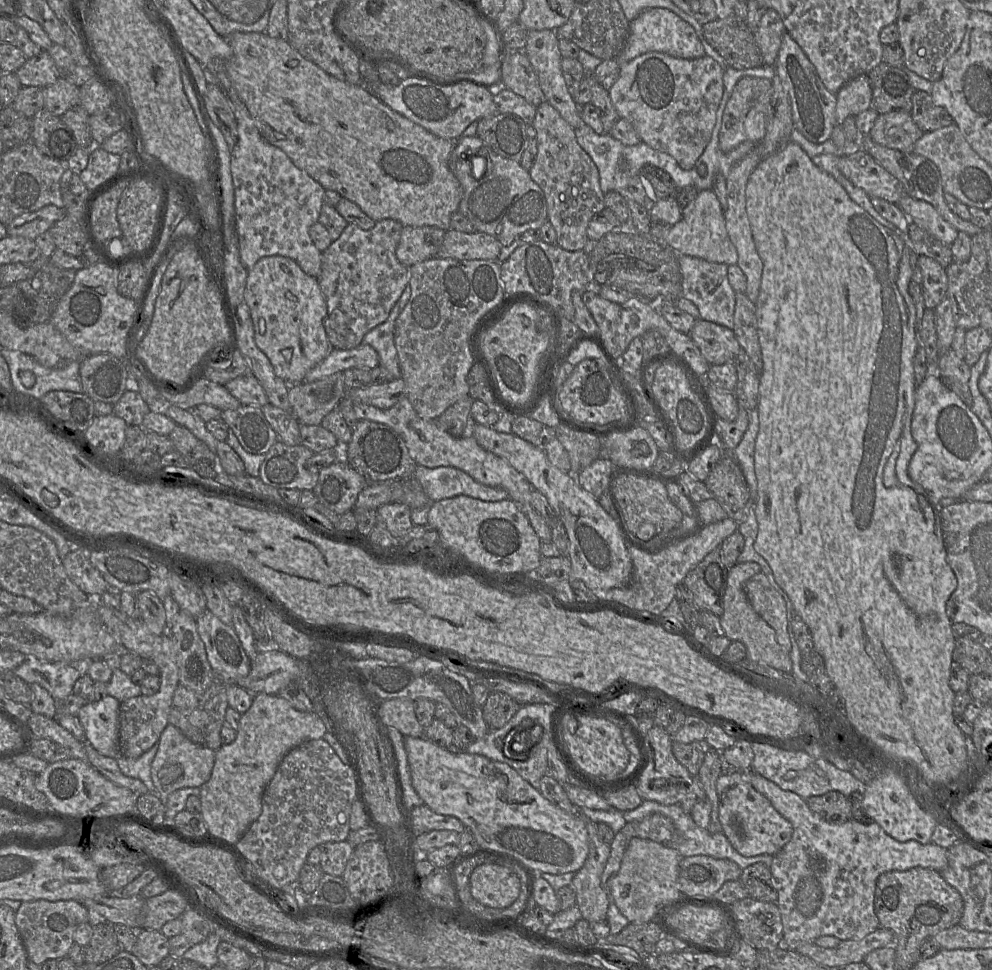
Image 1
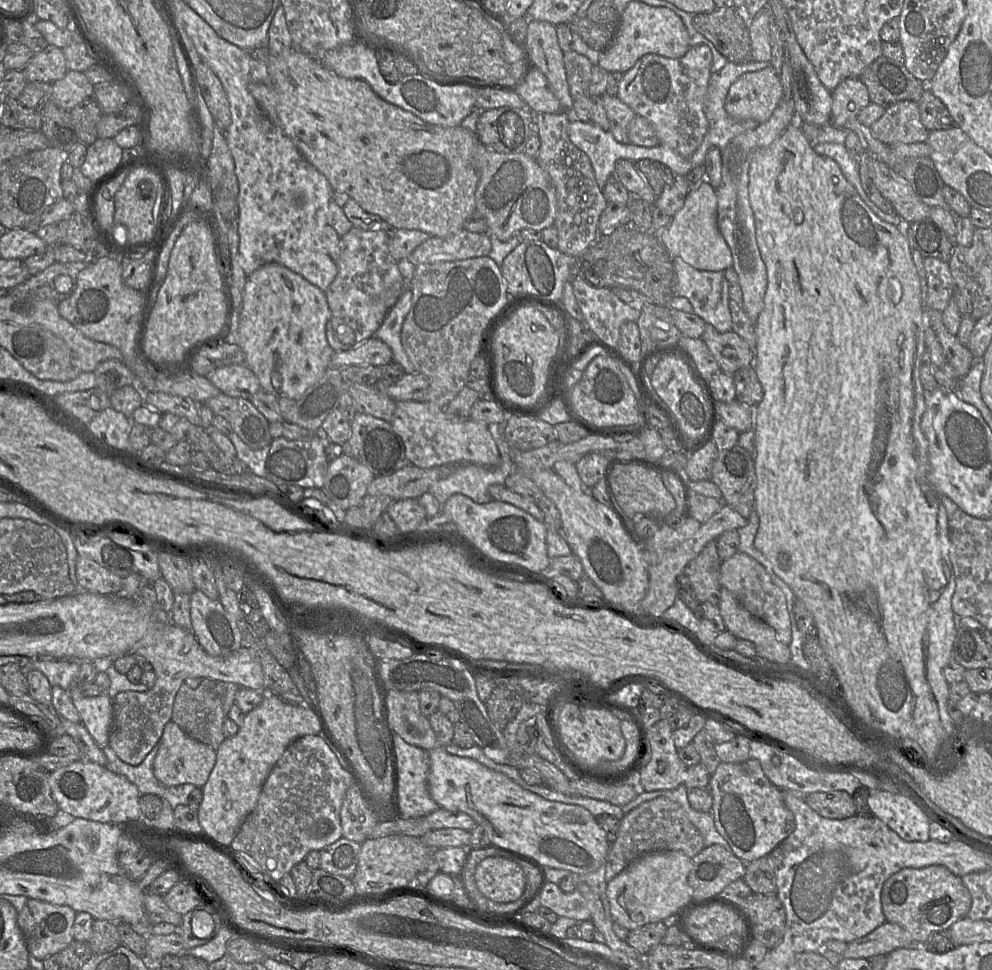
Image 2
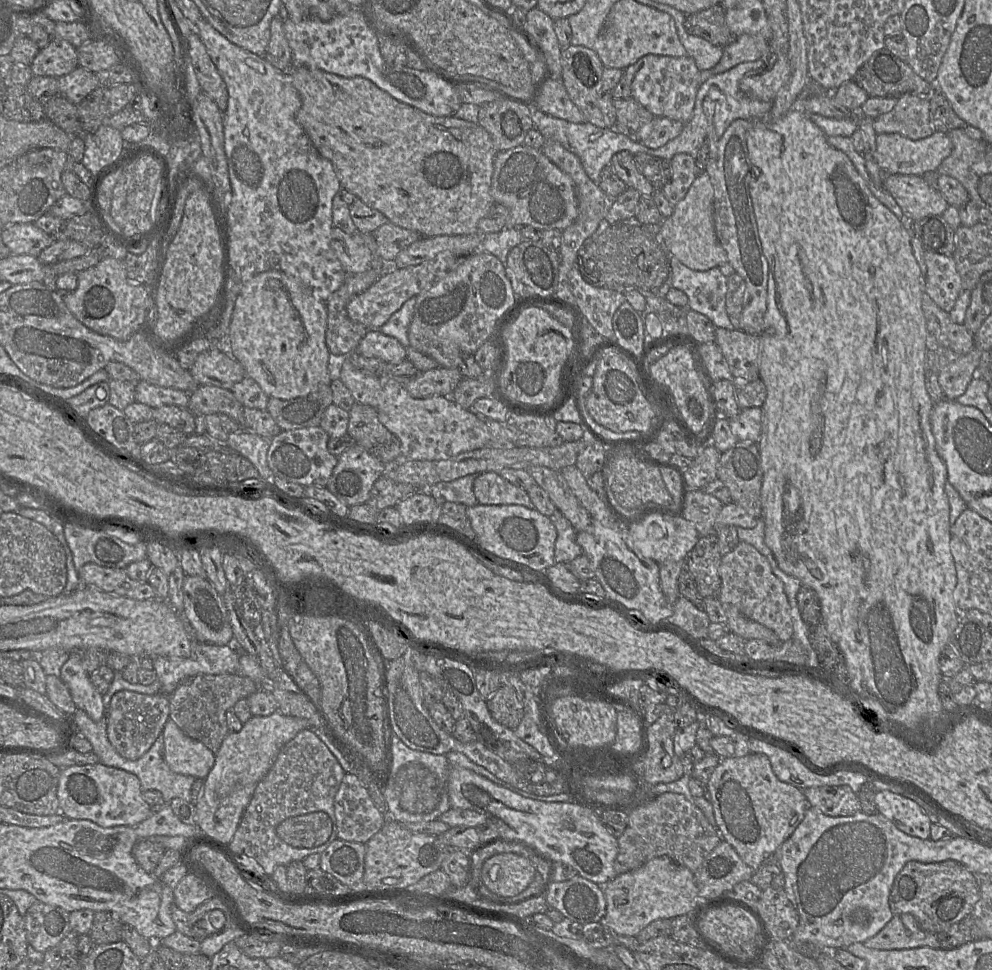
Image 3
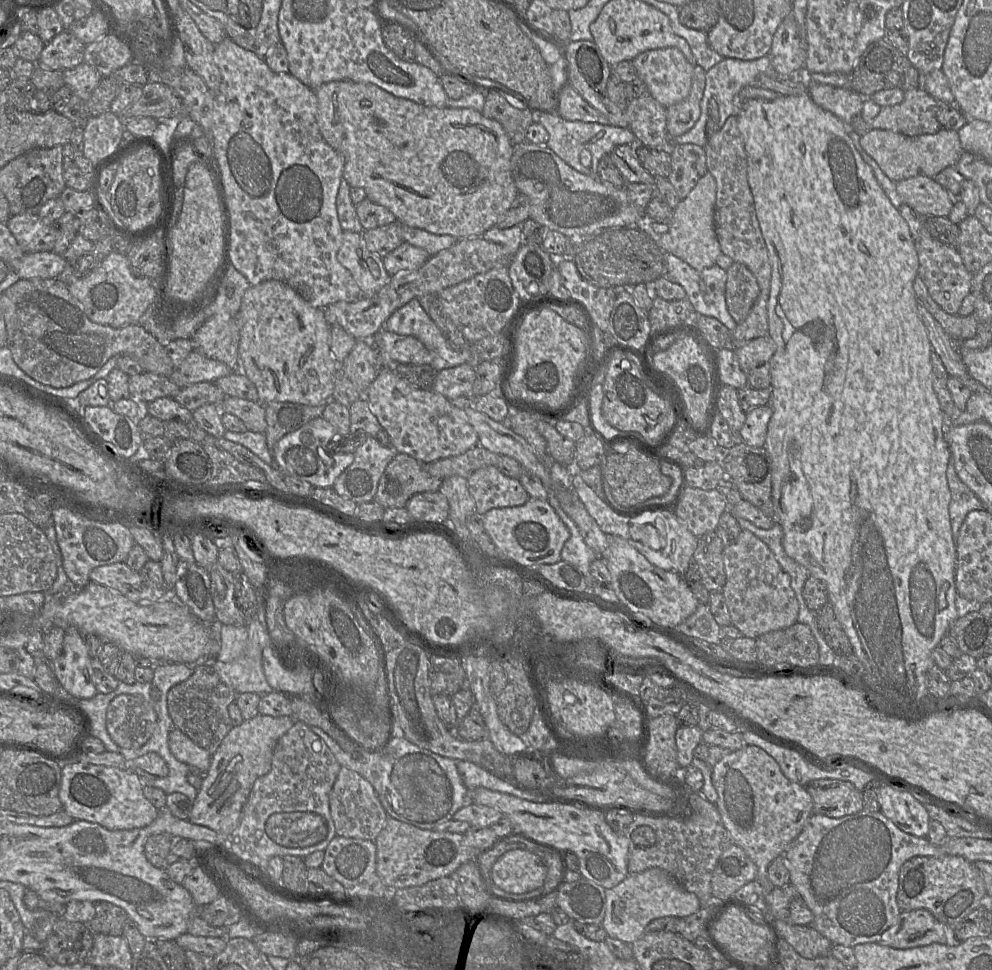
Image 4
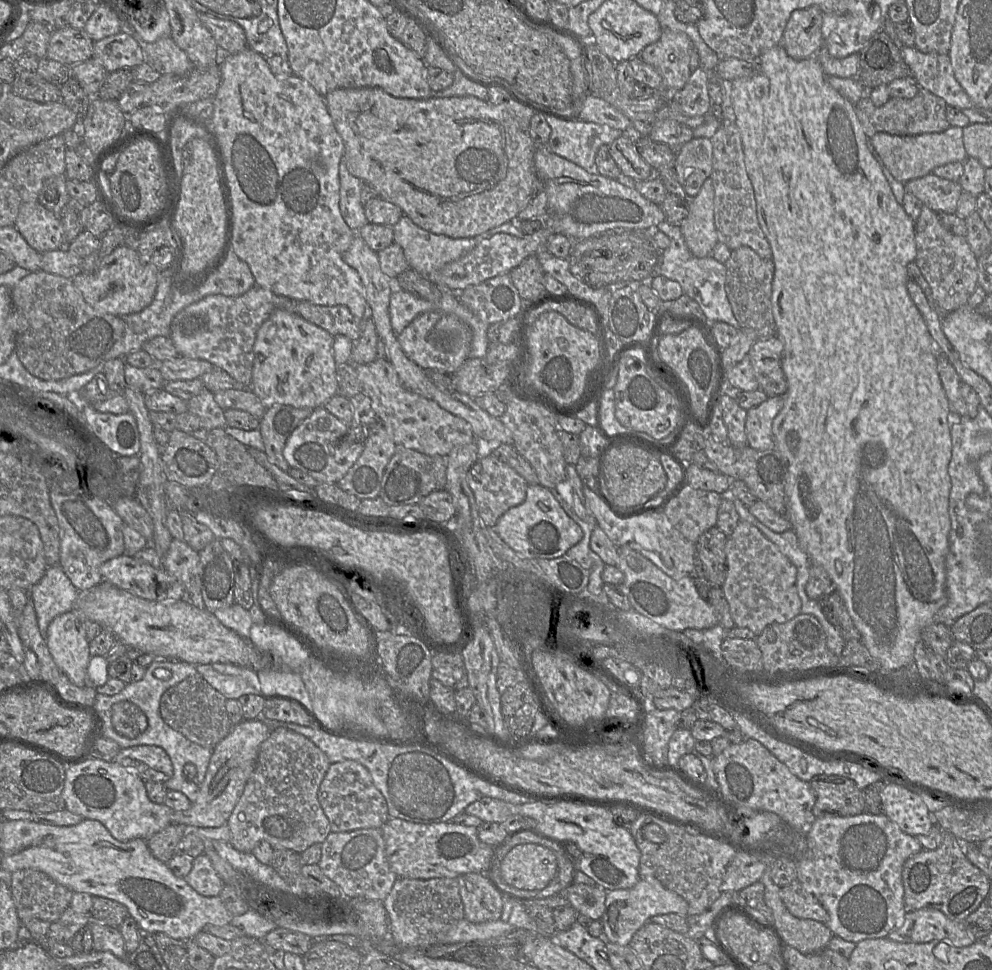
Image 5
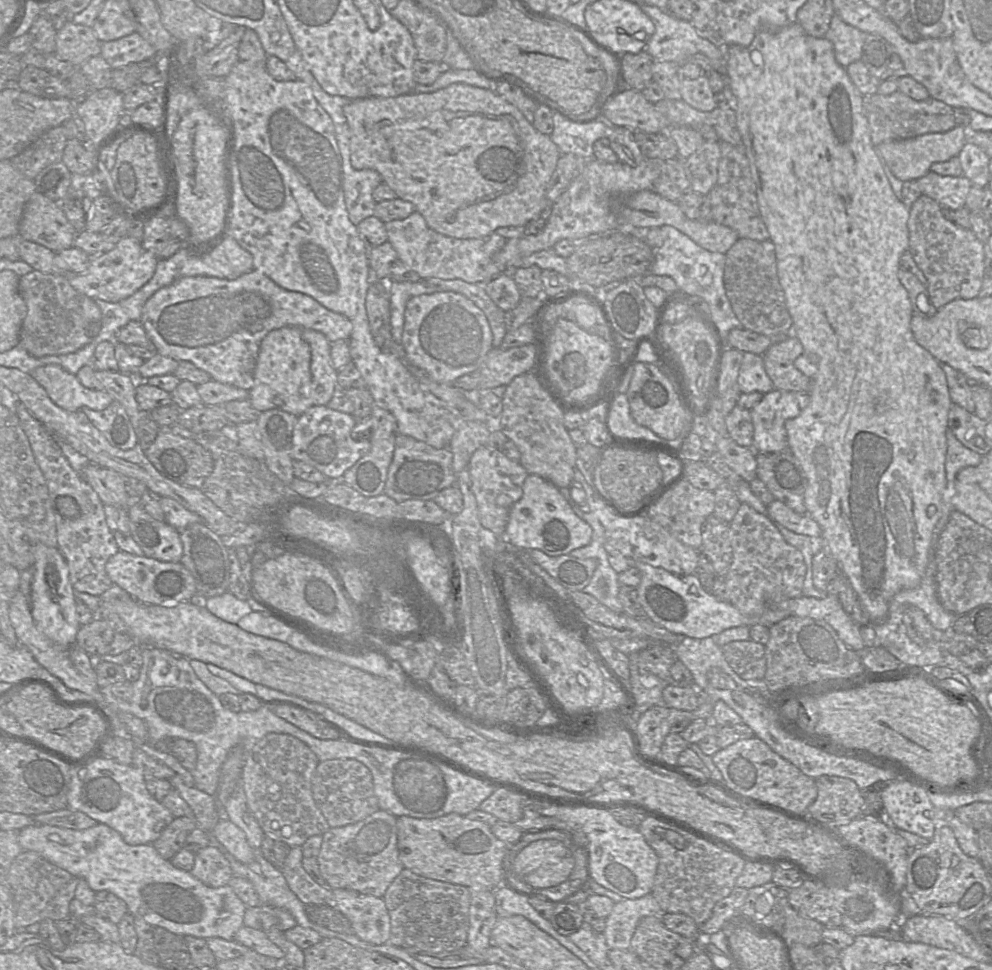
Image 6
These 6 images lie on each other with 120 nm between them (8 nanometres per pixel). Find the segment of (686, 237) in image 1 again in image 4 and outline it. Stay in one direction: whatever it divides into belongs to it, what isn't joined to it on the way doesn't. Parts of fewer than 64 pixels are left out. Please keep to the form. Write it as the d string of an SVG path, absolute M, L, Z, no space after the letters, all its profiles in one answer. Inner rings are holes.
M707 171L674 209L667 233L656 233L652 228L652 221L645 221L631 227L637 227L647 233L665 252L677 256L697 270L703 270L716 264L716 258L722 253L714 229L715 203L716 181Z

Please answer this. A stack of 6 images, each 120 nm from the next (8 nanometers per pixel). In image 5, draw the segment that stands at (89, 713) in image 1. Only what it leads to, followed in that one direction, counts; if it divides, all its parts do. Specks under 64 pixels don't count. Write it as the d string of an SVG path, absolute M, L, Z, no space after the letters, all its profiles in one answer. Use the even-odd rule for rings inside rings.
M75 609L63 613L49 624L45 639L58 668L78 687L88 685L87 668L91 659L85 620Z

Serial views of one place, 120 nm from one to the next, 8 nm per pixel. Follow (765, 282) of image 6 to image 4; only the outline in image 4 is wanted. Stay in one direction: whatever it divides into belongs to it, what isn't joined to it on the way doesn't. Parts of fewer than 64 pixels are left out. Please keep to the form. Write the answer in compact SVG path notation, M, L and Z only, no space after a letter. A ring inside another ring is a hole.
M733 262L726 271L726 305L729 314L738 325L749 314L760 288L755 276L744 264Z

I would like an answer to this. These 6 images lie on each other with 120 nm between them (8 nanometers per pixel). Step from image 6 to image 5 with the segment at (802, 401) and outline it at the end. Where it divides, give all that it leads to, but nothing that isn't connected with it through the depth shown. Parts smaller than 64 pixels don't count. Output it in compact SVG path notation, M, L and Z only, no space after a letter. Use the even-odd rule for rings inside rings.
M782 395L768 397L756 407L747 410L745 432L747 445L759 451L775 449L772 423L784 406Z

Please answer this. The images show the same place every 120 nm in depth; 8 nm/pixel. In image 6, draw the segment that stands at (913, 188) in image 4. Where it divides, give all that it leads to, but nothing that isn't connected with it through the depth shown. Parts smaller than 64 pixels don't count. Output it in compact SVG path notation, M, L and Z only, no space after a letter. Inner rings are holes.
M929 171L916 180L922 194L935 200L943 209L957 210L965 206L973 183L962 176L942 176Z

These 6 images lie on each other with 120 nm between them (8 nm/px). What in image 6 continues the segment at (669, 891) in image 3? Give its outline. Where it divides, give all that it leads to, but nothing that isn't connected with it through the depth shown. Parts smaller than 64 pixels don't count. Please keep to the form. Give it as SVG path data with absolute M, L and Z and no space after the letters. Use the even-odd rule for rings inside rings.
M651 893L615 903L606 918L604 934L607 945L610 949L629 950L639 921L646 916L661 914L661 907Z

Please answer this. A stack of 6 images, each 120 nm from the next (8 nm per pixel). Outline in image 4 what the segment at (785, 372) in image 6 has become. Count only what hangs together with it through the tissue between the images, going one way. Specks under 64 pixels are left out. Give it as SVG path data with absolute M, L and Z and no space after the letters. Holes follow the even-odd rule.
M761 336L734 348L735 355L748 385L754 389L770 389L770 361L776 344L769 336Z

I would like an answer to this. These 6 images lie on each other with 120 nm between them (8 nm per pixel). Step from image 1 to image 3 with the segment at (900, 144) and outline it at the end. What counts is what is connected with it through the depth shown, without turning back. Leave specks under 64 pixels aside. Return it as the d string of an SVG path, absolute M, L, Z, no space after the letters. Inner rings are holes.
M913 95L897 97L895 107L874 119L876 134L898 133L912 140L926 138L935 132L929 119L930 101Z

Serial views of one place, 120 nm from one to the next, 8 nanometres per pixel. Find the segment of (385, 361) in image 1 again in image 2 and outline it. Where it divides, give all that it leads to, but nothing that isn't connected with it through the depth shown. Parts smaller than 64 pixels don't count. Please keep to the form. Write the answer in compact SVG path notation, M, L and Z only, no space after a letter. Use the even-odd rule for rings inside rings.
M406 287L395 305L388 311L373 337L387 344L393 354L393 361L399 363L406 374L419 374L410 362L401 343L401 328L411 308L412 291Z

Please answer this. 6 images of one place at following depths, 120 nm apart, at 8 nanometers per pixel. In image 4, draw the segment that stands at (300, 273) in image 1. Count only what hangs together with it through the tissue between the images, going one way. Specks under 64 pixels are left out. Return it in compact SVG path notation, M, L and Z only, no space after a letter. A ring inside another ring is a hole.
M277 280L251 286L243 295L237 324L240 331L238 352L241 371L255 385L259 402L291 402L308 406L332 400L334 376L339 364L330 351L330 328L324 309L313 307L296 290Z

